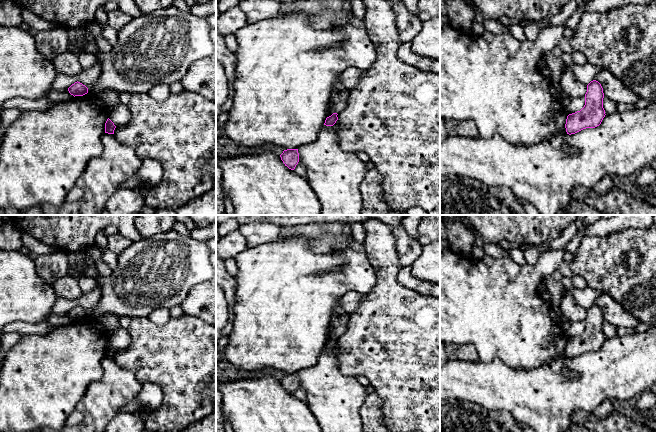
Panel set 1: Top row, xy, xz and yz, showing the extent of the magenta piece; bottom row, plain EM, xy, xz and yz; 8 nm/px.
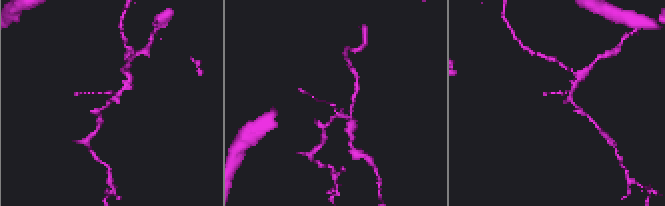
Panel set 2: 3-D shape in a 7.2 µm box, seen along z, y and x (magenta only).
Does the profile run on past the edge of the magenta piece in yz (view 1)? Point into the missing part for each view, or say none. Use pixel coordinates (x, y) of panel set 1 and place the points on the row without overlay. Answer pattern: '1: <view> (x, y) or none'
1: none

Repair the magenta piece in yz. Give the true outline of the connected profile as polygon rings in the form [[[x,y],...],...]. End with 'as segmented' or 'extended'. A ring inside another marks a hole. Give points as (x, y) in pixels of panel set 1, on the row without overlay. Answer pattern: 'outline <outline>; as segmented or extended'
outline [[[593,304],[587,309],[584,331],[575,337],[569,338],[566,343],[567,358],[575,358],[586,352],[599,350],[605,341],[603,332],[603,312],[601,308]]]; as segmented

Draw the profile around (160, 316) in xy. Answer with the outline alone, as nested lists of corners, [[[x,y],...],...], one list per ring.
[[[158,308],[153,310],[148,316],[148,320],[158,326],[166,324],[171,318],[170,309]]]

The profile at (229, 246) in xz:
[[[235,230],[225,236],[216,243],[216,255],[223,259],[234,259],[238,254],[247,249],[246,239]]]

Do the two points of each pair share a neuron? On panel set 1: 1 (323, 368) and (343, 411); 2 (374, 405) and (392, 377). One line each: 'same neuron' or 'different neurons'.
1: same neuron
2: different neurons

